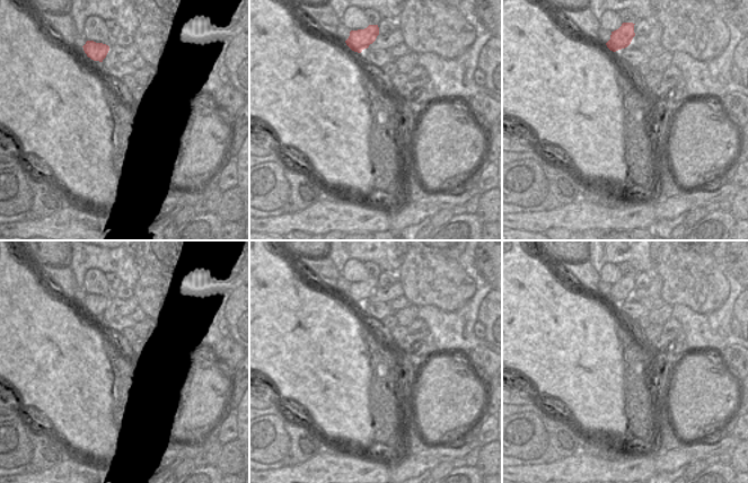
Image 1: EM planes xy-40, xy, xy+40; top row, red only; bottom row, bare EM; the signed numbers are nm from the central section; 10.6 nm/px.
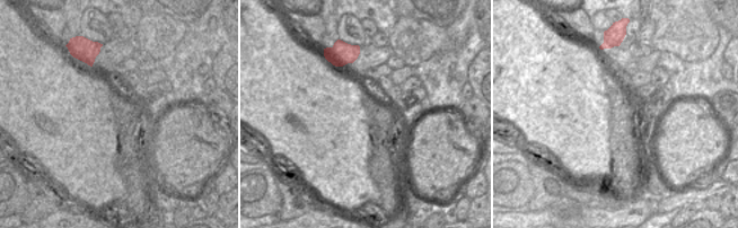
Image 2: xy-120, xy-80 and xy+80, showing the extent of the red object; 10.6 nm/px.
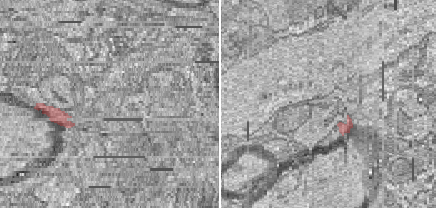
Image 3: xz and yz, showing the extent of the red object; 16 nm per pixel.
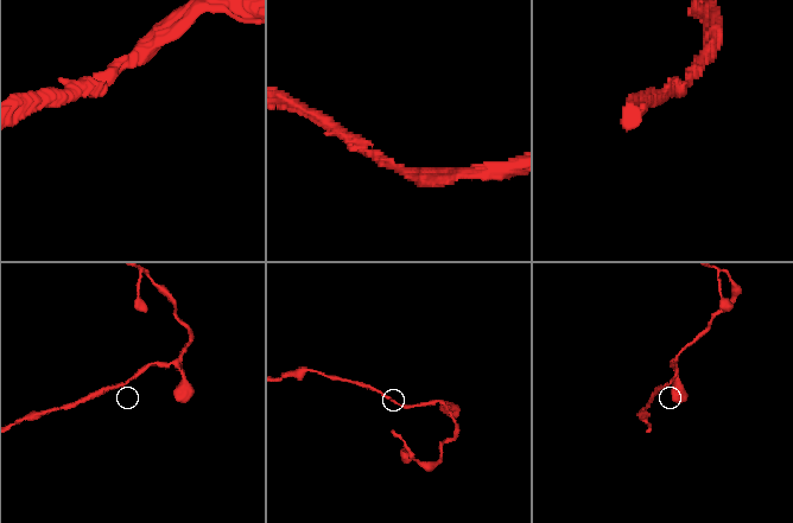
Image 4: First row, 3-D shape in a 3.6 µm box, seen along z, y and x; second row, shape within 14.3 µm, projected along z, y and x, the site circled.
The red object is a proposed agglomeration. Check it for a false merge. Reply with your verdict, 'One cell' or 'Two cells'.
One cell.

